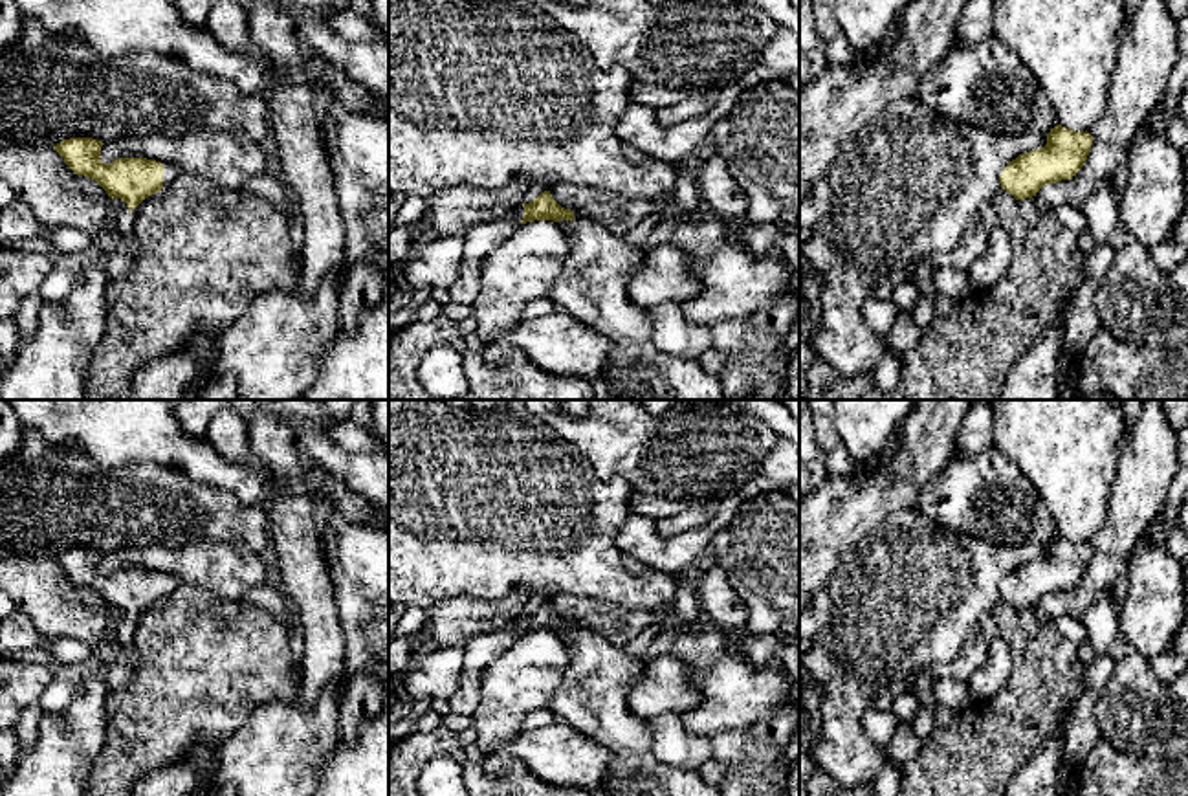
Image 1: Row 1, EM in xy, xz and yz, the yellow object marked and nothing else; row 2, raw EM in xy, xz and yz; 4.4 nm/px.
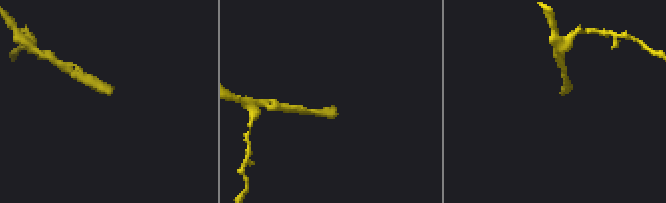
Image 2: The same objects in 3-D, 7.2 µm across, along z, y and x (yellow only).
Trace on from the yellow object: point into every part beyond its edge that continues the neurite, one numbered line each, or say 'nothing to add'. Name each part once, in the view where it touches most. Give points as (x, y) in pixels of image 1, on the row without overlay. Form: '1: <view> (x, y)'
1: xy (171, 584)

